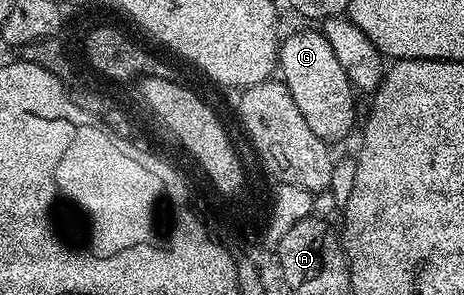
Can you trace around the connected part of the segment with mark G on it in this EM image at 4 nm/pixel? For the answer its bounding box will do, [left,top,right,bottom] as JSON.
[278,27,356,143]

